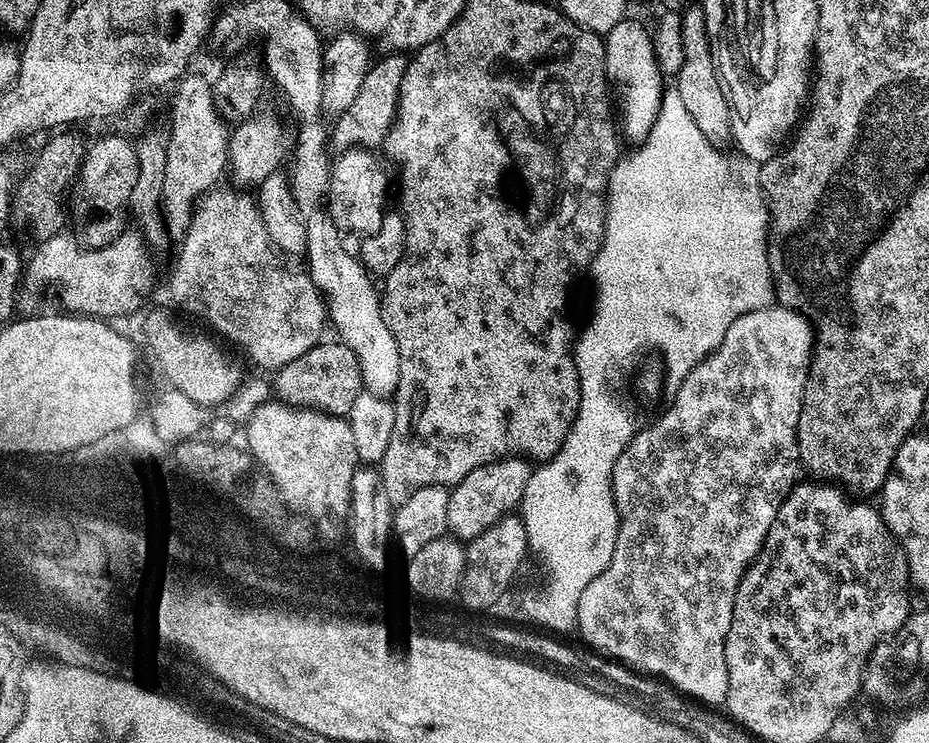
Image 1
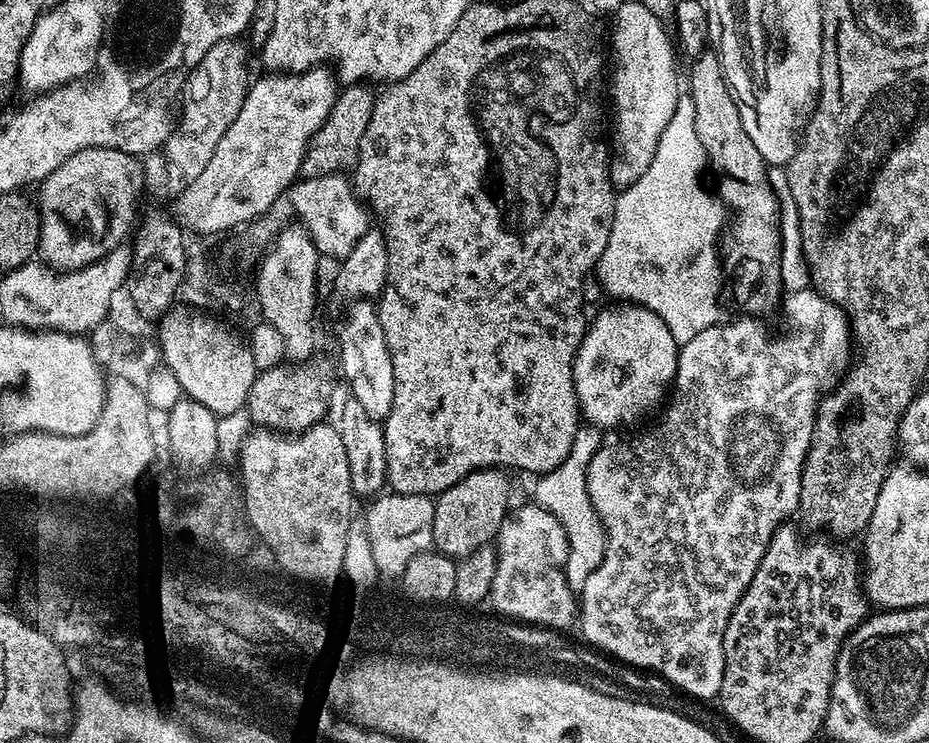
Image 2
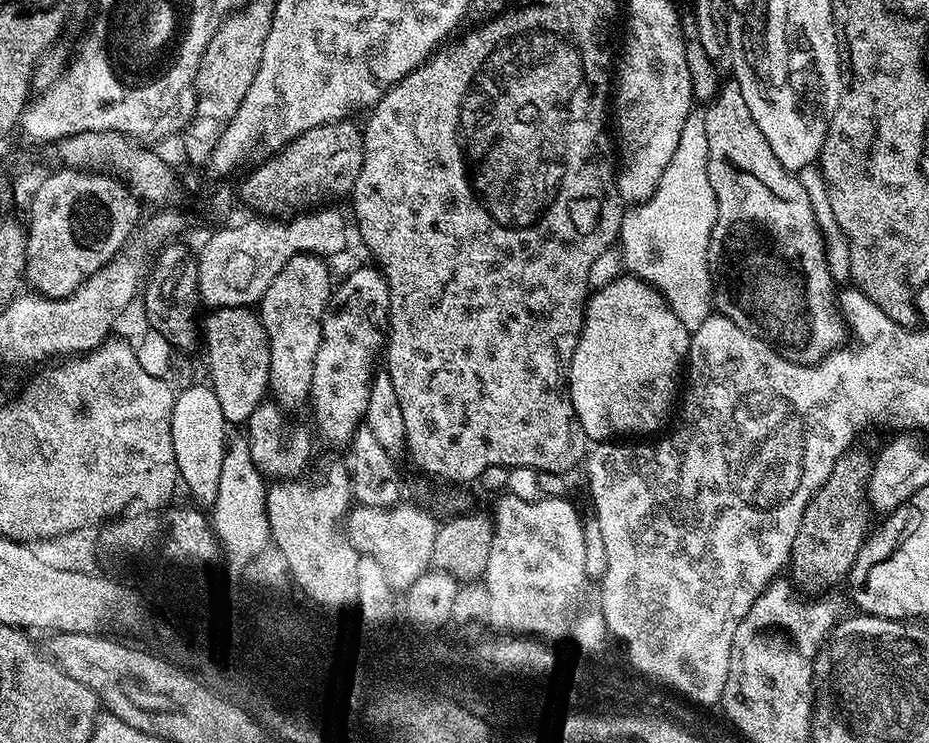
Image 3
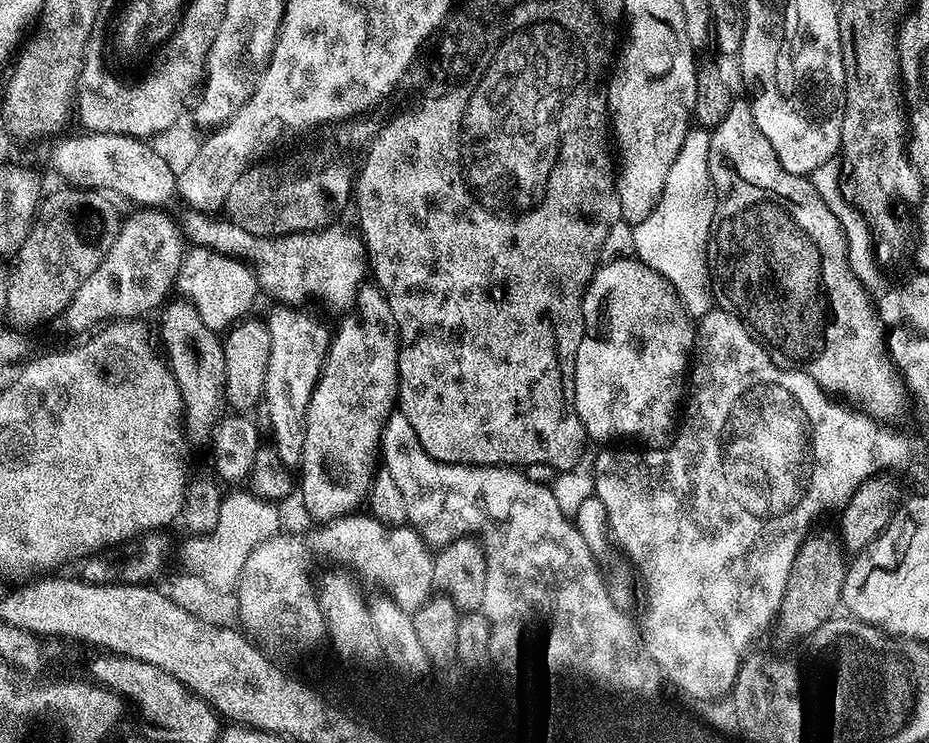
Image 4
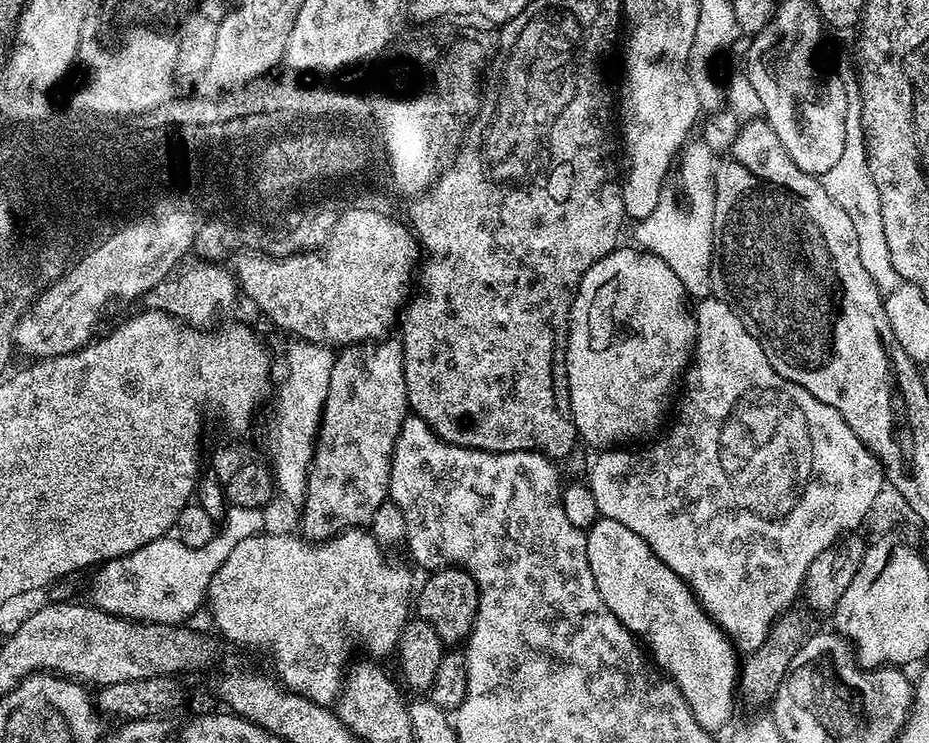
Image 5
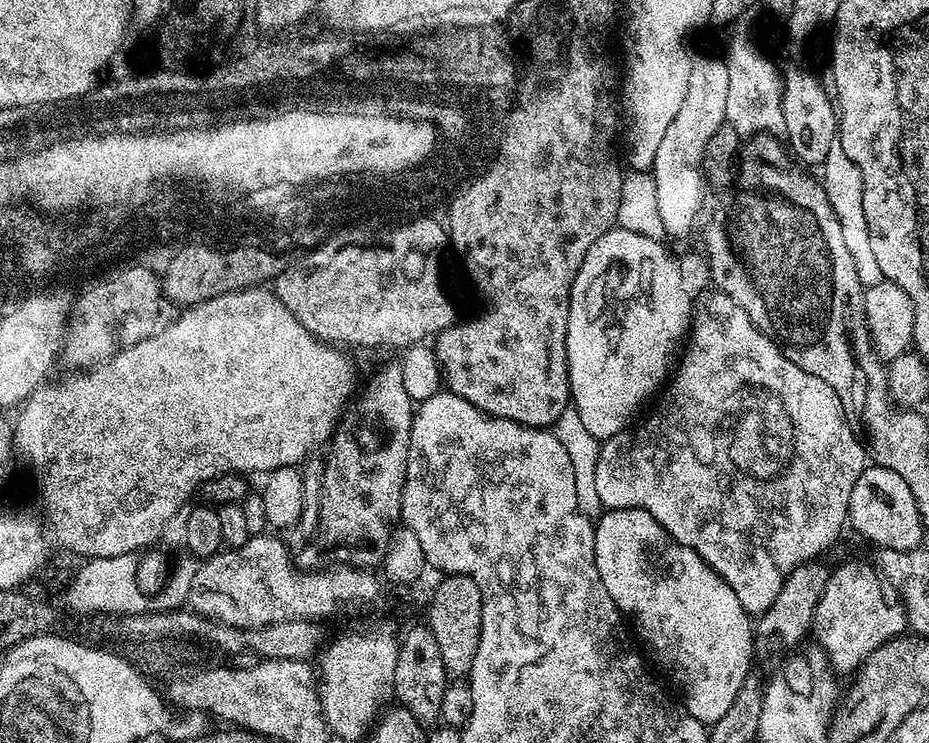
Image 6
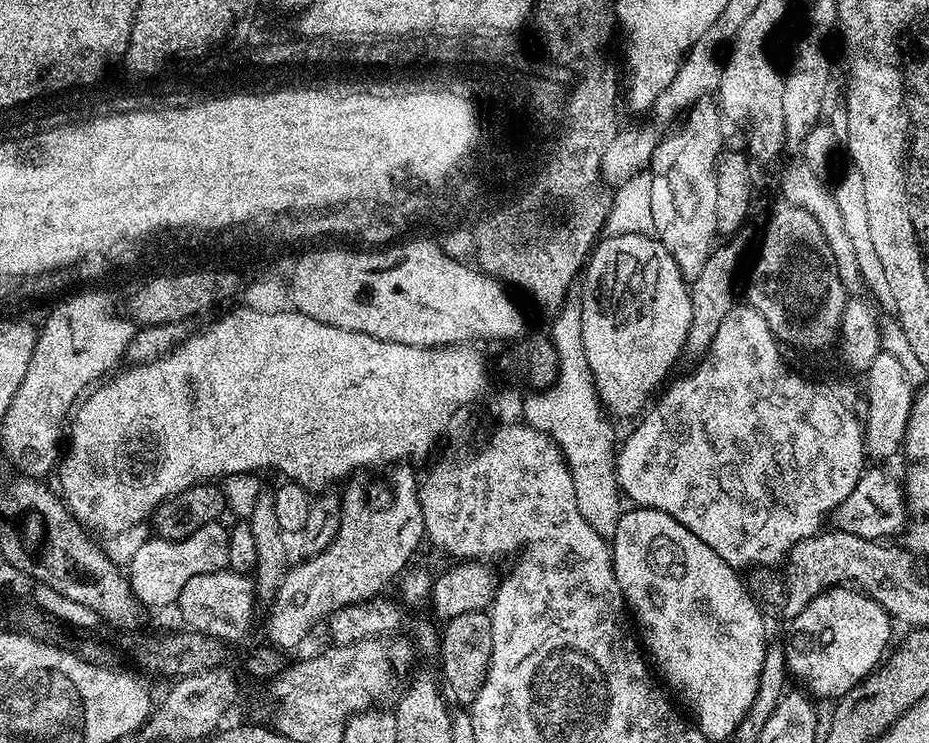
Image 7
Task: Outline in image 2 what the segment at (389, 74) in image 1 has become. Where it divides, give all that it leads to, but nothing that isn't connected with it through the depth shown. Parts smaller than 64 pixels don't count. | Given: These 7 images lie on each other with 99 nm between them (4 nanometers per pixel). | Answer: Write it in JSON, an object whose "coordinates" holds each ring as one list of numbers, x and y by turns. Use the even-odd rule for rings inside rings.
{"coordinates":[[361,82,339,89,326,122,308,141,308,147,304,153,304,161,308,163,305,177,340,174,355,165,356,157,360,155,362,134,366,134,366,122,370,122,370,114,376,105,377,93,371,92,368,88,371,87,367,83]]}

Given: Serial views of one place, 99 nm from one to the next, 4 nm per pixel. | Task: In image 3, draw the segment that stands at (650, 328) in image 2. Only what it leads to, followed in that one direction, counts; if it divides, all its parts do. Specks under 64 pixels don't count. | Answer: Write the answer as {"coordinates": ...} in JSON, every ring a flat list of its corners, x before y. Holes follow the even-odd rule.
{"coordinates":[[631,274,623,275,589,295,580,341,568,371,568,393,572,396,576,417,592,442,606,442,618,434,658,431,671,404,673,407,678,392,676,379,679,376,681,379,682,365,688,359,690,329,651,284]]}

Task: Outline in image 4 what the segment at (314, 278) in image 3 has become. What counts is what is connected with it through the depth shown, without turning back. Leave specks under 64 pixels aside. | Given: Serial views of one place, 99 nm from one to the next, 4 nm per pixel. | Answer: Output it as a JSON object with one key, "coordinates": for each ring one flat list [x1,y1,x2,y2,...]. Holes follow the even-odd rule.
{"coordinates":[[276,306,266,316,270,334,270,358,266,366,262,408,268,411,268,424,272,427,271,447,277,459,285,466,299,465,304,441,304,419,310,398,316,389,324,357,328,355,330,332,296,306]]}

